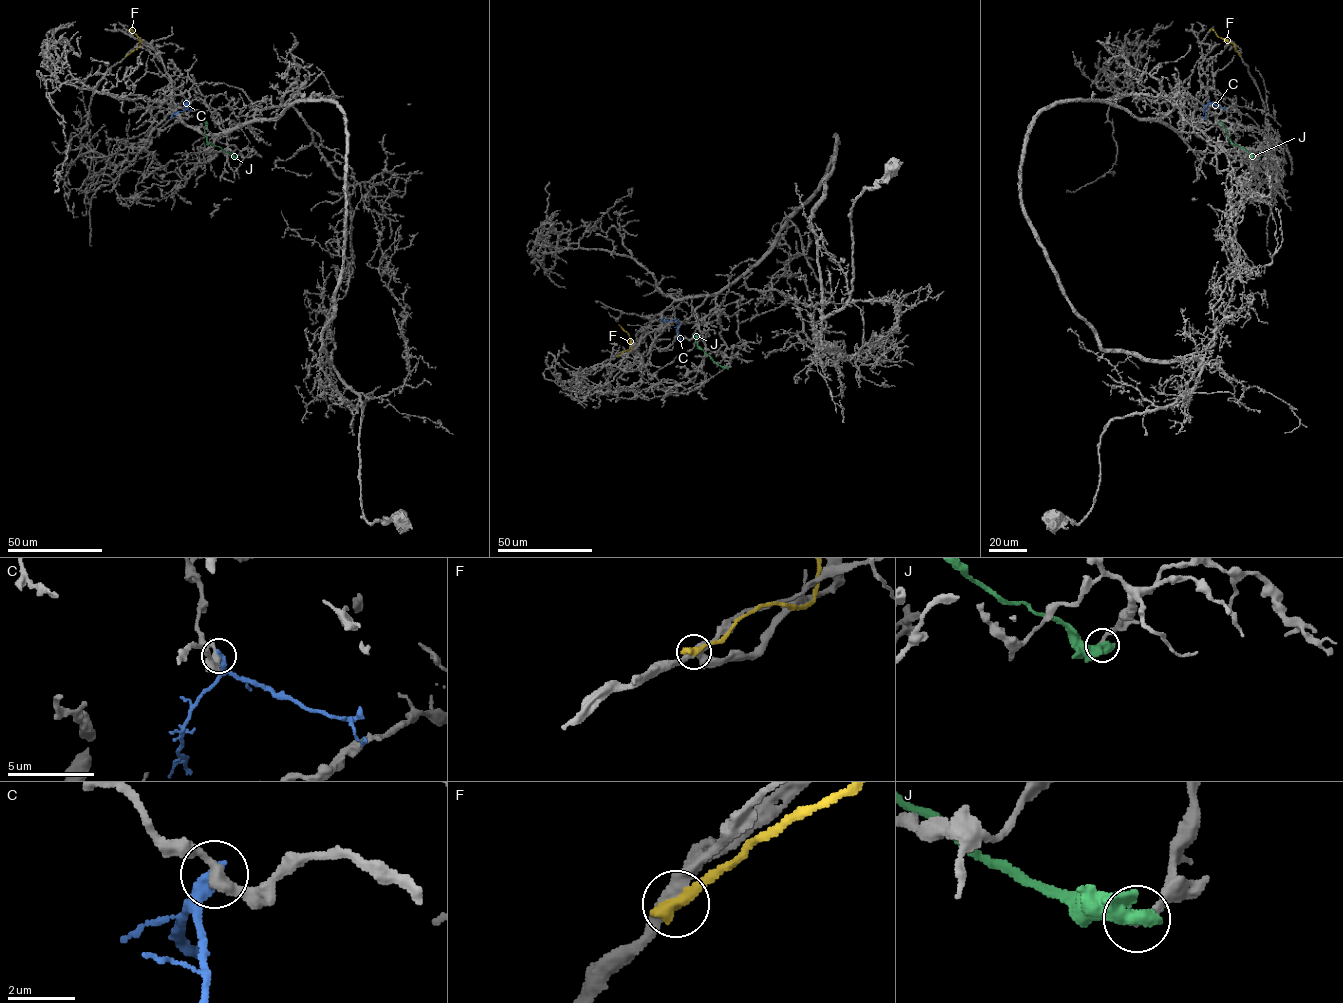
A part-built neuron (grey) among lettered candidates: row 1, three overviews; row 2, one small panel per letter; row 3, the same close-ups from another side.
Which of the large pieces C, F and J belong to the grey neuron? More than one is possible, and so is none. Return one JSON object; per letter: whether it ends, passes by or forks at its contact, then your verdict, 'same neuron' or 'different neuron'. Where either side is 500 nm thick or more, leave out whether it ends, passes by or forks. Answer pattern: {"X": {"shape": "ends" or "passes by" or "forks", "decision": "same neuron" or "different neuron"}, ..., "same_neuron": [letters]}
{"C": {"shape": "ends", "decision": "different neuron"}, "F": {"shape": "ends", "decision": "different neuron"}, "J": {"decision": "different neuron"}, "same_neuron": []}

